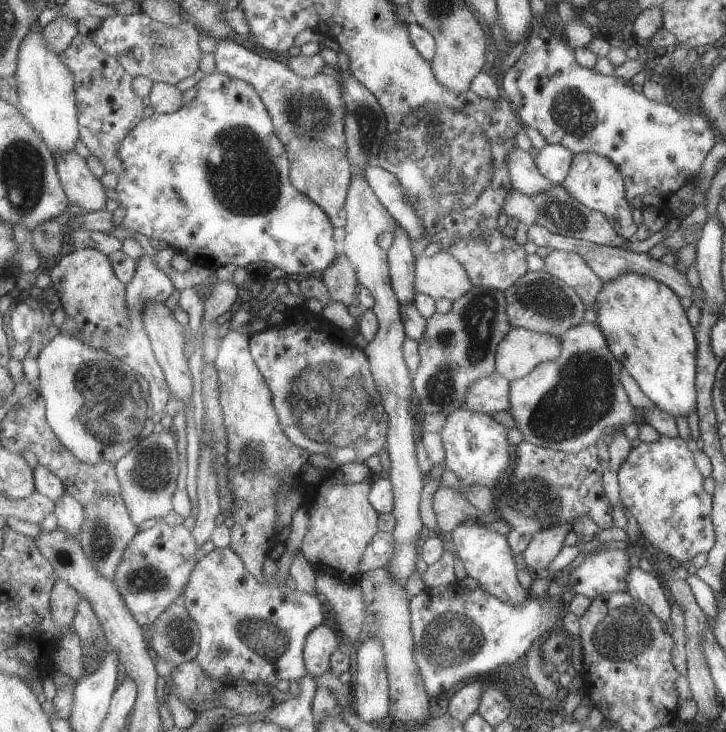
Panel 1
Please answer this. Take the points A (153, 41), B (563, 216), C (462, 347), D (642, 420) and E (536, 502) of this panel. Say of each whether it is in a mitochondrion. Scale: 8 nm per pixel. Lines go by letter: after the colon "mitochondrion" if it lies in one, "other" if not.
A: mitochondrion
B: mitochondrion
C: mitochondrion
D: other
E: mitochondrion

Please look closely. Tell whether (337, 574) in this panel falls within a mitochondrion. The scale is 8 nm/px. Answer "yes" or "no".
no

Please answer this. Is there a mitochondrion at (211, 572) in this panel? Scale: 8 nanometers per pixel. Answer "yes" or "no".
no

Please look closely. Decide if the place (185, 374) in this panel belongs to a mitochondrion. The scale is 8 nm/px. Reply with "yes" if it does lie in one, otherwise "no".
no

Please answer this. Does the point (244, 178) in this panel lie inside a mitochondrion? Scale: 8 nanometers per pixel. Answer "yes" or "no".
yes

